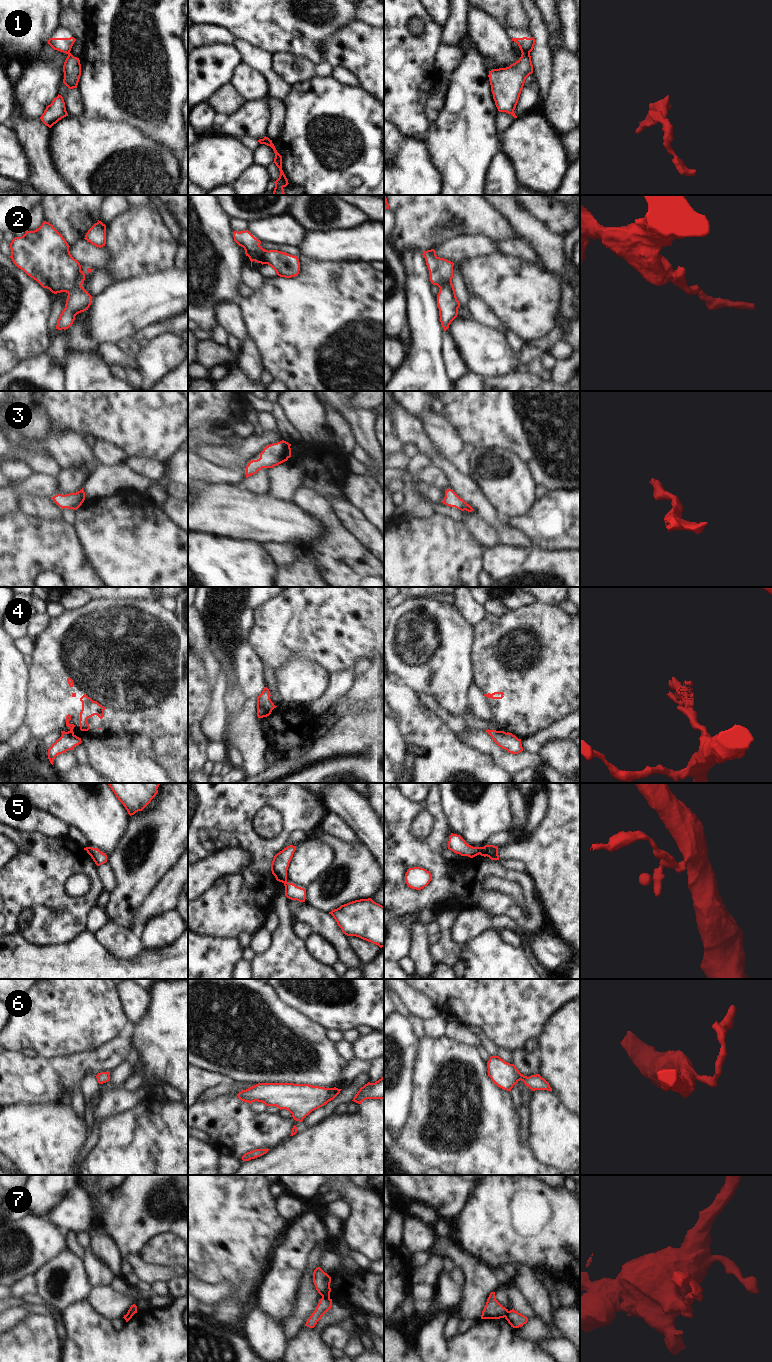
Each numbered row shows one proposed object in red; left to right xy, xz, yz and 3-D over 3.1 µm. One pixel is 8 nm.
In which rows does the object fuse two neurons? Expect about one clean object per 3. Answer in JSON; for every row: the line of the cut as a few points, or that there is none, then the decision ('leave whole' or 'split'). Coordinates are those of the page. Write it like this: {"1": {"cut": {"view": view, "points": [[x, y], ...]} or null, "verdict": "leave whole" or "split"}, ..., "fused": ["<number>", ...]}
{"1": {"cut": {"view": "yz", "points": [[529, 53], [522, 54]]}, "verdict": "split"}, "2": {"cut": {"view": "xy", "points": [[80, 270], [76, 284], [67, 292]]}, "verdict": "split"}, "3": {"cut": null, "verdict": "leave whole"}, "4": {"cut": {"view": "xy", "points": [[62, 733], [73, 734]]}, "verdict": "split"}, "5": {"cut": {"view": "yz", "points": [[483, 847], [479, 853]]}, "verdict": "split"}, "6": {"cut": null, "verdict": "leave whole"}, "7": {"cut": {"view": "xz", "points": [[322, 1296], [329, 1298]]}, "verdict": "split"}, "fused": ["1", "2", "4", "5", "7"]}

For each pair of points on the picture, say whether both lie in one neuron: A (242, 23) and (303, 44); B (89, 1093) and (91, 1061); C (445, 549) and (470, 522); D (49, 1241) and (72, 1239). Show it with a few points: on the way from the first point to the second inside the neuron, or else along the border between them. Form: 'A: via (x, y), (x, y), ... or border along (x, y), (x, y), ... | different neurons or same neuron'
A: via (257, 23), (282, 23), (288, 29) | same neuron
B: border along (94, 1074), (87, 1072), (80, 1082) | different neurons
C: border along (461, 524), (481, 543) | different neurons
D: border along (65, 1232), (68, 1249) | different neurons

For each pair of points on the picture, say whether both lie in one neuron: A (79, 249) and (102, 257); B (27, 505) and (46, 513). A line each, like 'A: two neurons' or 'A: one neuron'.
A: one neuron
B: one neuron

